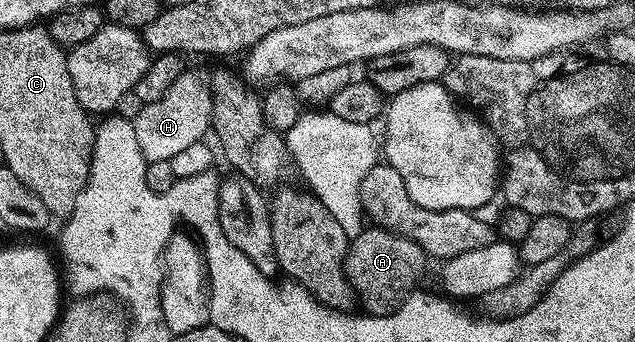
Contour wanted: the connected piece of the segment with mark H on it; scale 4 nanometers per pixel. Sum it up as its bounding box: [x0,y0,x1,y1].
[133,70,211,164]

